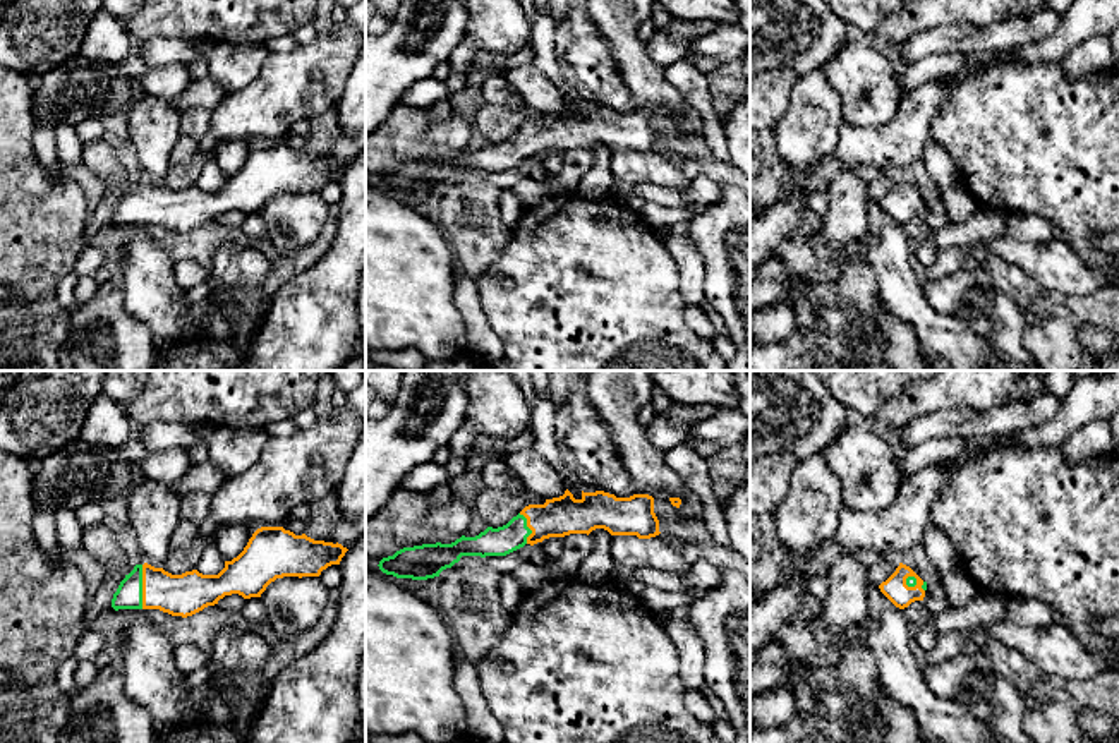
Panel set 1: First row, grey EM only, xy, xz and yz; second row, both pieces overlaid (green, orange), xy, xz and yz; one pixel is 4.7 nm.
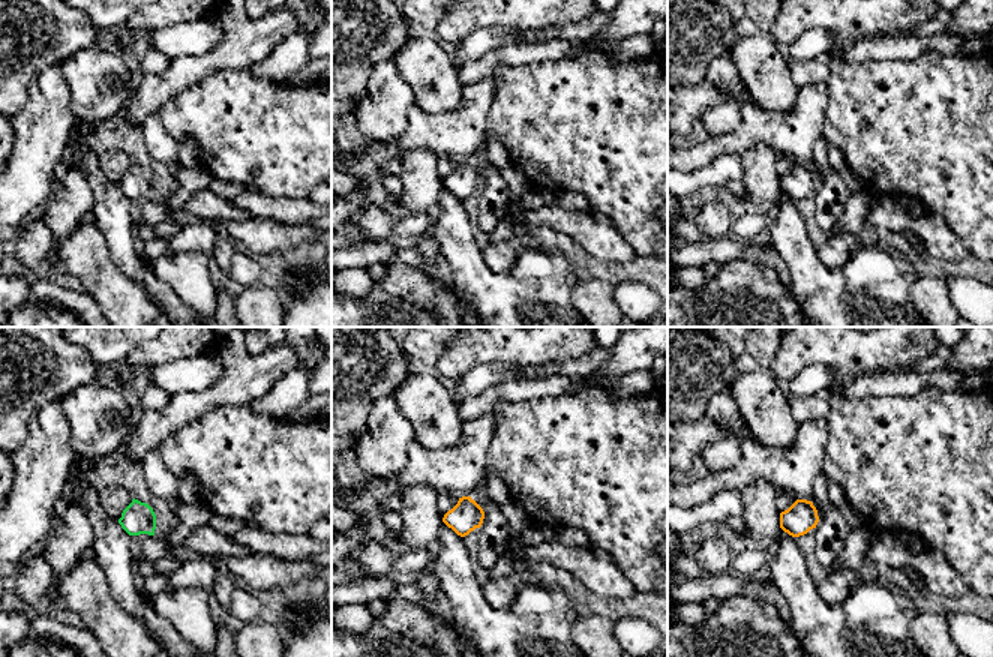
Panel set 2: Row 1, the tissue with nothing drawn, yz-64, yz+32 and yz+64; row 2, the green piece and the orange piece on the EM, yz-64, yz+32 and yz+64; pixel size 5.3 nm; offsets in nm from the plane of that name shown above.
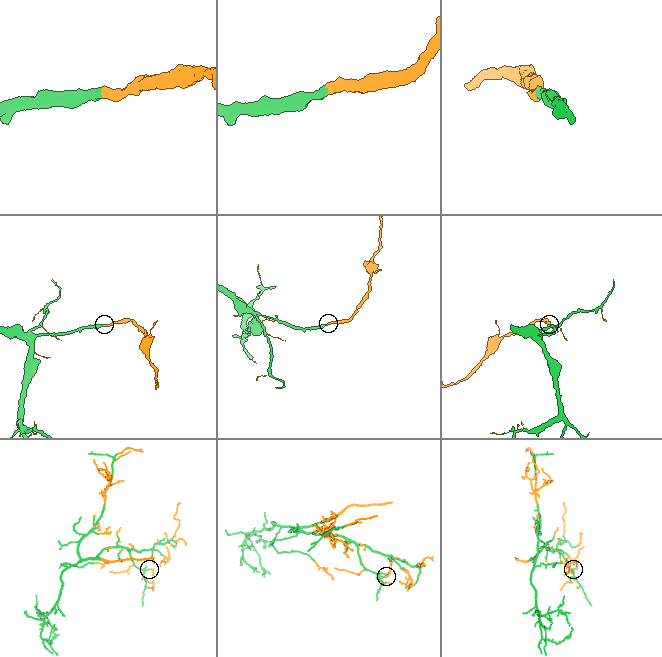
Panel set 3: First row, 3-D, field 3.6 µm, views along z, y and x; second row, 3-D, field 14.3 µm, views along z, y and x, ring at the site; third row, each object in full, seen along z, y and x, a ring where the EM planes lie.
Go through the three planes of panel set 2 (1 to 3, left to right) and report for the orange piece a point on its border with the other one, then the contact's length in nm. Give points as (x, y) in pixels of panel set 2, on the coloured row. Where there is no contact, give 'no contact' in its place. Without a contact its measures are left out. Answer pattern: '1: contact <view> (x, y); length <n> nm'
1: no contact
2: no contact
3: no contact

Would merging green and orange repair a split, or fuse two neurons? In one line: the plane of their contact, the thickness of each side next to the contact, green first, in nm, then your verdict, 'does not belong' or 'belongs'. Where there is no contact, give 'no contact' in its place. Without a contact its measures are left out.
meets green in xy; 130 nm thick on the green side, 200 nm on the other; belongs

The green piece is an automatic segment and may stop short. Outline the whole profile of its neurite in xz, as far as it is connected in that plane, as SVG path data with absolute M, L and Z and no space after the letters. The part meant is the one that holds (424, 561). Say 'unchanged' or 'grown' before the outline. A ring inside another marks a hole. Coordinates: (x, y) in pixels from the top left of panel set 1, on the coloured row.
grown; M566 489L563 496L546 499L544 504L529 504L506 525L487 527L475 537L462 535L451 544L422 544L403 547L379 561L379 570L396 578L427 580L439 577L462 556L506 556L525 544L537 544L549 537L590 534L604 529L611 535L637 535L650 539L659 535L659 520L654 513L654 498L633 494L616 498L596 491L575 499Z

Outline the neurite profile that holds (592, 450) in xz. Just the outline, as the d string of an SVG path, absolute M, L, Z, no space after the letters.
M601 419L573 422L565 436L577 472L585 475L599 491L616 498L637 494L637 487L616 446L609 427Z

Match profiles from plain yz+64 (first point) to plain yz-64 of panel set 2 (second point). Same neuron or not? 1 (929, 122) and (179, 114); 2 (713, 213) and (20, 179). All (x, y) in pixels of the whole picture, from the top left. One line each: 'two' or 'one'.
1: one
2: two

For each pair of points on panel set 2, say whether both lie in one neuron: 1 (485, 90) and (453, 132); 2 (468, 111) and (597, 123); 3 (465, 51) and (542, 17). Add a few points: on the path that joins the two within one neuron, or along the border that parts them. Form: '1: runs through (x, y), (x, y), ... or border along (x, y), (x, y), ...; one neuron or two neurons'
1: runs through (476, 101), (471, 114), (464, 122); one neuron
2: border along (494, 78), (495, 98), (485, 131); two neurons
3: border along (548, 26), (539, 30), (479, 29); two neurons

